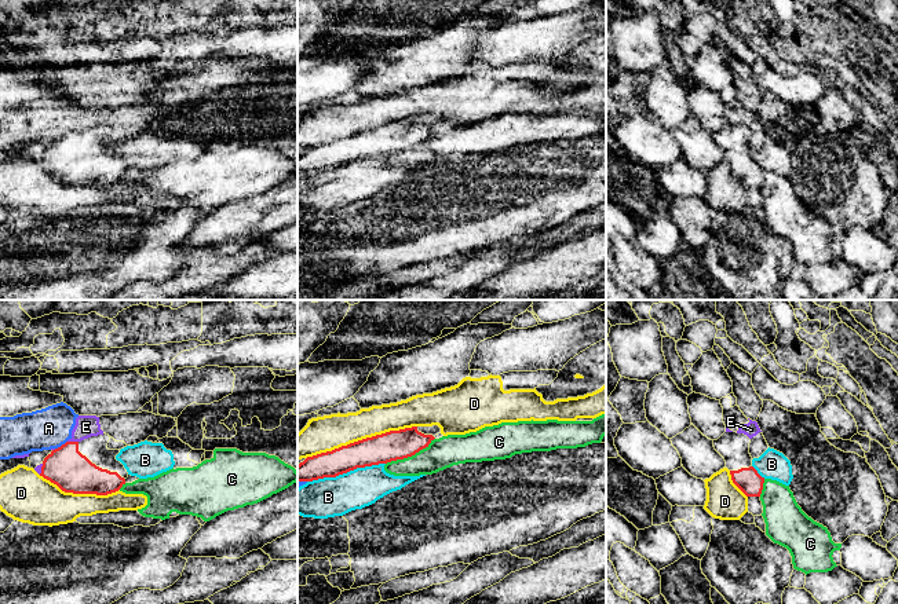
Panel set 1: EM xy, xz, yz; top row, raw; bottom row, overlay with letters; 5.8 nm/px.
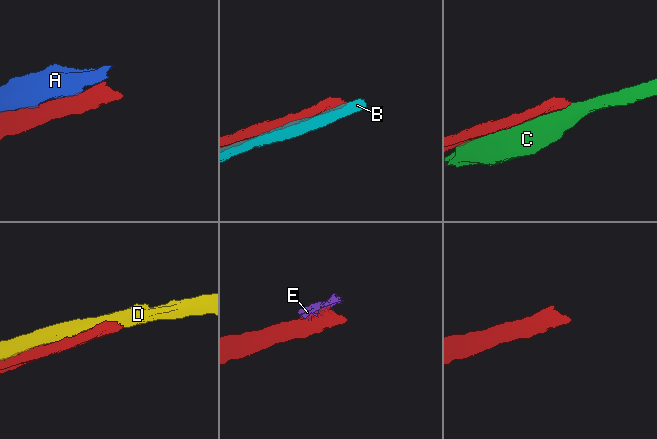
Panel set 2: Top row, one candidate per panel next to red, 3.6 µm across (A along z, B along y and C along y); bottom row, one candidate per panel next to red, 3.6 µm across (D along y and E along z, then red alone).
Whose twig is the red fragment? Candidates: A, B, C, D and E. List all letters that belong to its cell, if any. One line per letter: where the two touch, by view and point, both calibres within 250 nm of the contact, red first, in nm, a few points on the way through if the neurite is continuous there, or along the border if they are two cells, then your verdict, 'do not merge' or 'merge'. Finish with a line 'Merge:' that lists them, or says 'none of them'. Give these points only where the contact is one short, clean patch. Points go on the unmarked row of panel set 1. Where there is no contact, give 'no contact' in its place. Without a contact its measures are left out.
A: meets red in xy at (62, 136); 240 nm thick on the red side, 240 nm on the other; do not merge
B: meets red in xz at (346, 164); 170 nm thick on the red side, 240 nm on the other; do not merge
C: meets red in xz at (409, 147); 180 nm thick on the red side, 180 nm on the other; do not merge
D: meets red in xz at (362, 131); 180 nm thick on the red side, 200 nm on the other; do not merge
E: meets red in xy at (73, 134); 240 nm thick on the red side, 130 nm on the other; do not merge
Merge: none of them

